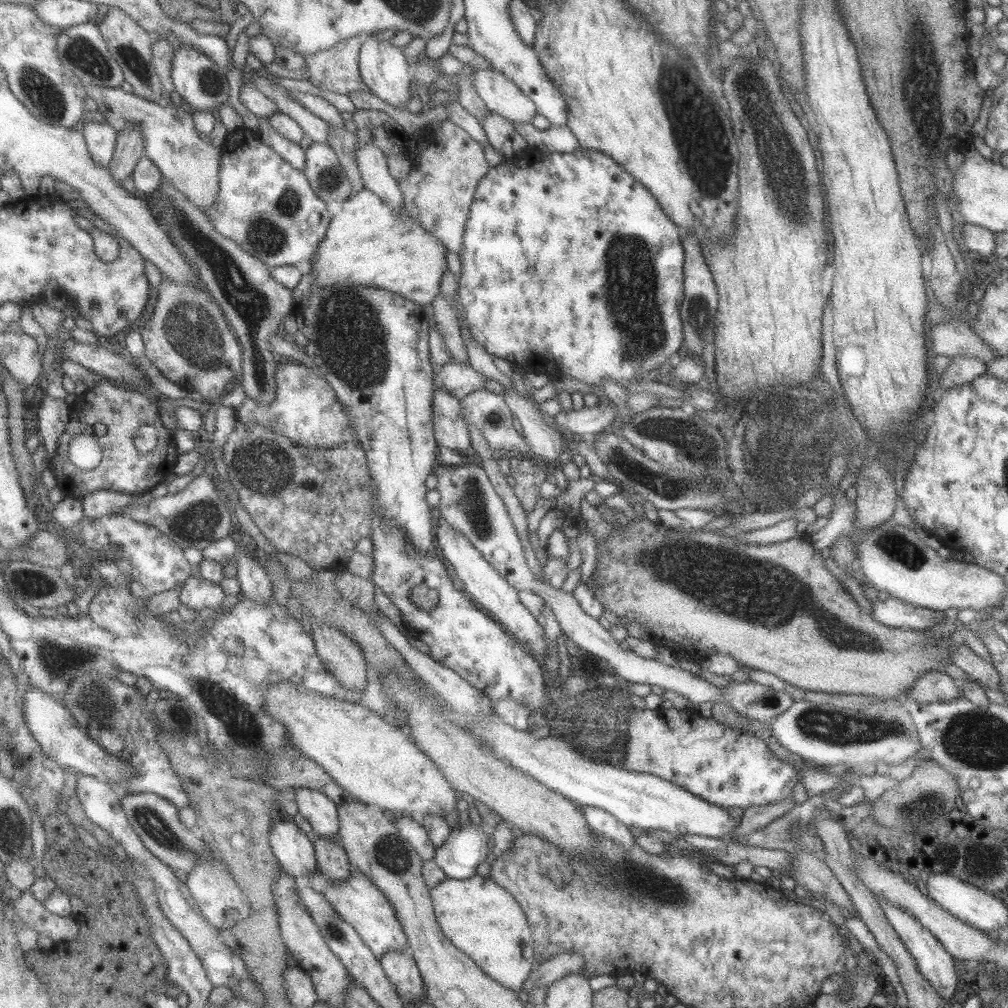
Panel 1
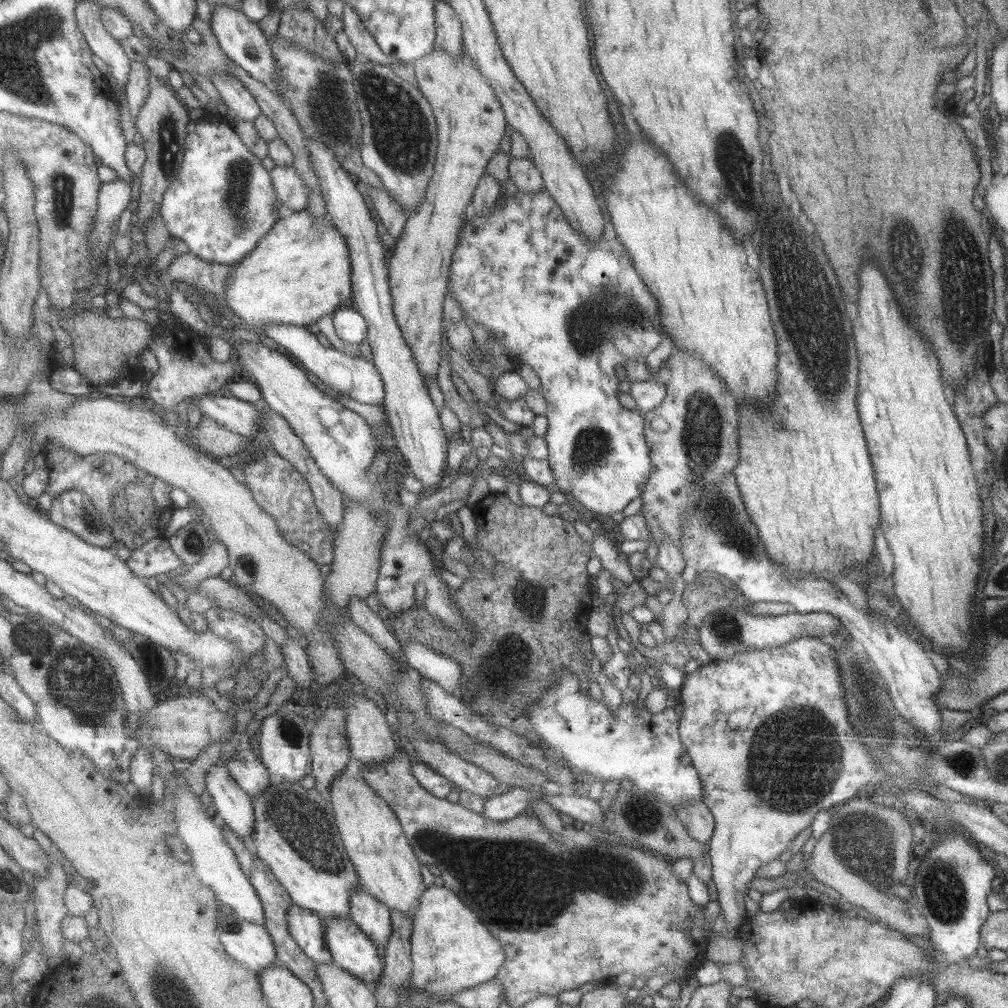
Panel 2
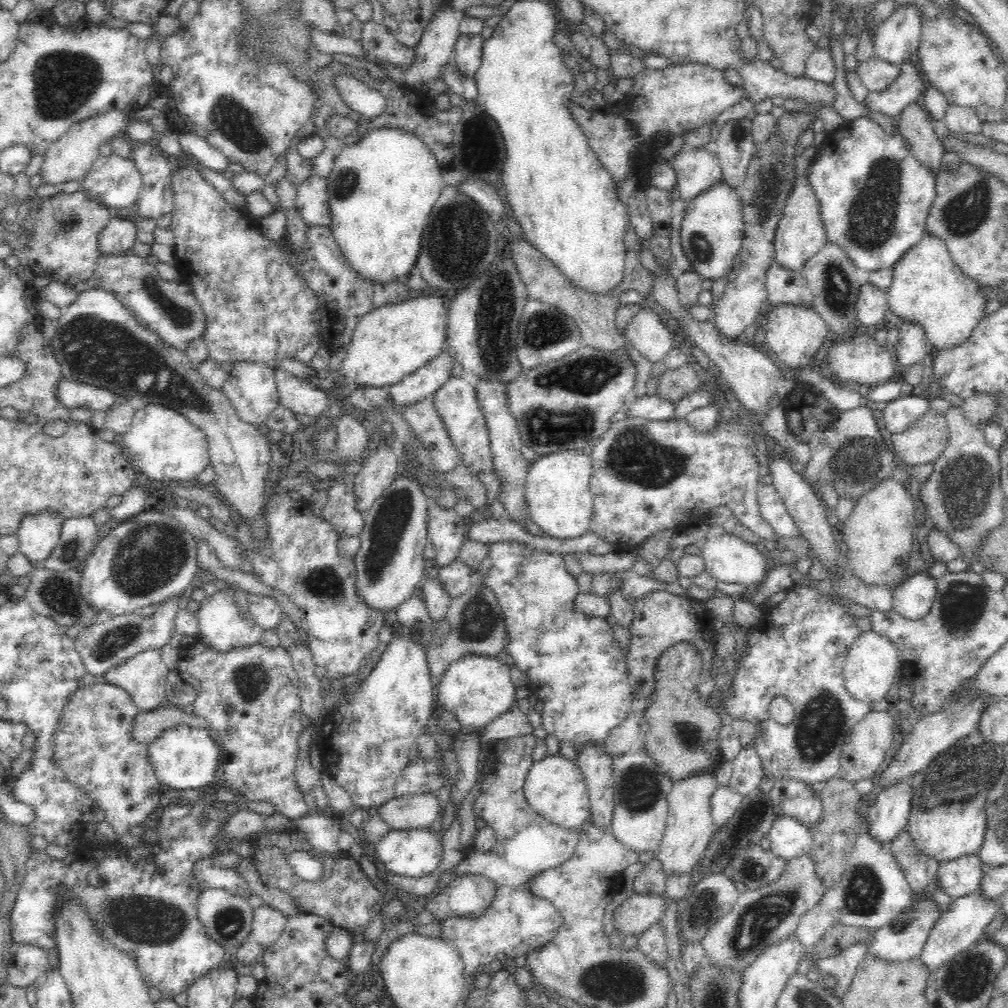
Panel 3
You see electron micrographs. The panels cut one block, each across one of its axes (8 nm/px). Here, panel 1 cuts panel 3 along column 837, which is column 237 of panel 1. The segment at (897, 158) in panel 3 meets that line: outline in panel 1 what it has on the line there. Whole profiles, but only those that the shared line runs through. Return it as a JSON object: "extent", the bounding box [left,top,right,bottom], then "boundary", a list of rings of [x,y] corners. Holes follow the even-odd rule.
{"extent":[205,126,333,268],"boundary":[[[245,126],[229,133],[223,143],[219,183],[221,190],[217,202],[205,208],[207,217],[223,236],[231,238],[238,246],[265,262],[270,268],[312,264],[327,237],[333,215],[327,208],[327,201],[318,196],[304,171],[289,164],[270,144],[263,142],[258,131]]]}

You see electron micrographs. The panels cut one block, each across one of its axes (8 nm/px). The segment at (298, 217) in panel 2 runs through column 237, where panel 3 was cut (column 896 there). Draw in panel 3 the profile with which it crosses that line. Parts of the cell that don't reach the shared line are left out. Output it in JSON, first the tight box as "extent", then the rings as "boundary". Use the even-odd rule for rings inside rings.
{"extent":[886,232,993,351],"boundary":[[[926,232],[920,244],[908,251],[907,255],[893,268],[894,280],[886,293],[889,310],[898,316],[898,320],[913,320],[921,324],[928,344],[934,346],[936,351],[948,350],[966,343],[976,325],[986,318],[984,314],[986,303],[988,297],[992,297],[993,294],[964,274],[960,266],[956,265],[956,261],[952,259],[948,246],[942,240],[931,236],[929,232]]]}

